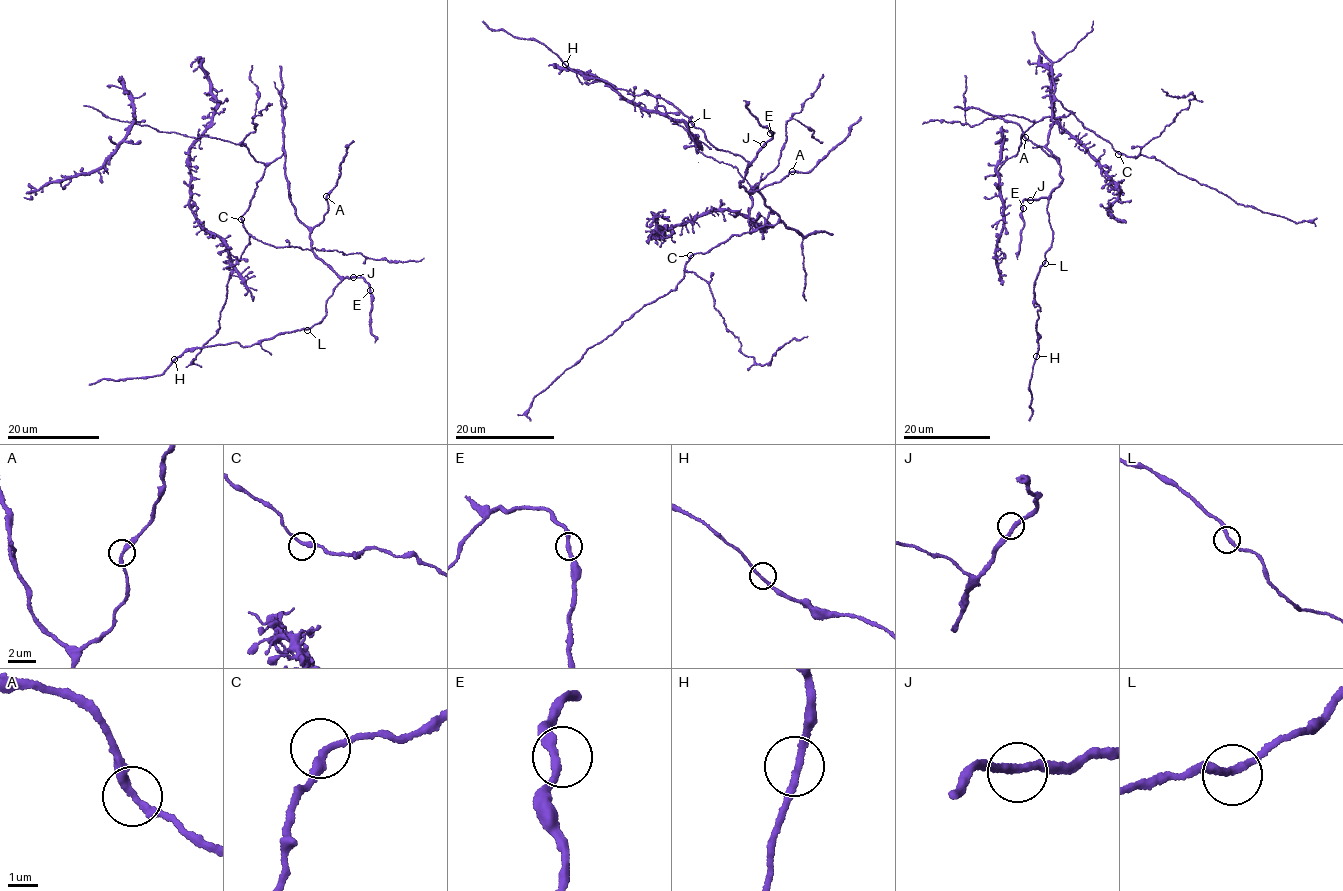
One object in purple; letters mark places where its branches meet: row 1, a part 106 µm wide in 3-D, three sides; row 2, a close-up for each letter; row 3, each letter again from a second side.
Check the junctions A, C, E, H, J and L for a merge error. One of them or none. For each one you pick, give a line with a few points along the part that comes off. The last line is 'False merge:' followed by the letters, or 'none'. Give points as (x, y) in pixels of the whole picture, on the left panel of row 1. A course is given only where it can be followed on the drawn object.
False merge: none

